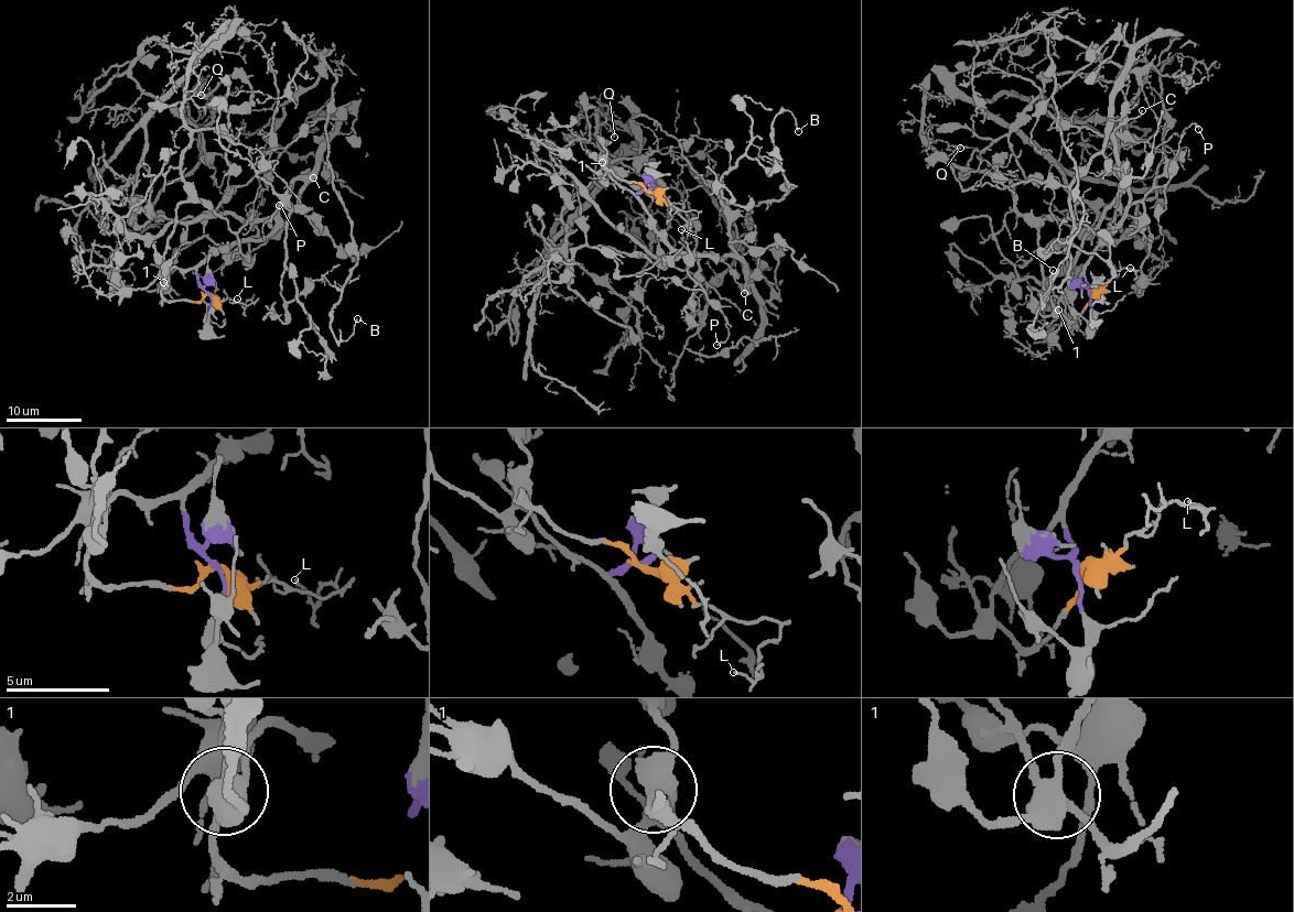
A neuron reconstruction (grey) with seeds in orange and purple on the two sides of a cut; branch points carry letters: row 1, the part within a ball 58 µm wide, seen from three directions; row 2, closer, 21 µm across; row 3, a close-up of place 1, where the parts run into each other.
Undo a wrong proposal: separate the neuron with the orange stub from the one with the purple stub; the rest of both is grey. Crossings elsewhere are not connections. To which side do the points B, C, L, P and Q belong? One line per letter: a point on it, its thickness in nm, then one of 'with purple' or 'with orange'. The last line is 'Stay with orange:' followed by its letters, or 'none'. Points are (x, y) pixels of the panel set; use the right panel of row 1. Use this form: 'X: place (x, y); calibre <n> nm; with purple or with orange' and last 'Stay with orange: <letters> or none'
B: place (1053, 270); calibre 120 nm; with orange
C: place (1142, 110); calibre 130 nm; with purple
L: place (1130, 268); calibre 80 nm; with orange
P: place (1198, 129); calibre 140 nm; with purple
Q: place (960, 148); calibre 100 nm; with orange
Stay with orange: B, L, Q

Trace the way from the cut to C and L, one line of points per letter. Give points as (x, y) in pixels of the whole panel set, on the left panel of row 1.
C: (207, 292), (198, 278), (196, 264), (233, 245), (261, 241), (272, 229), (286, 191), (294, 180), (313, 177)
L: (207, 292), (255, 303), (246, 301), (244, 305), (236, 297)

